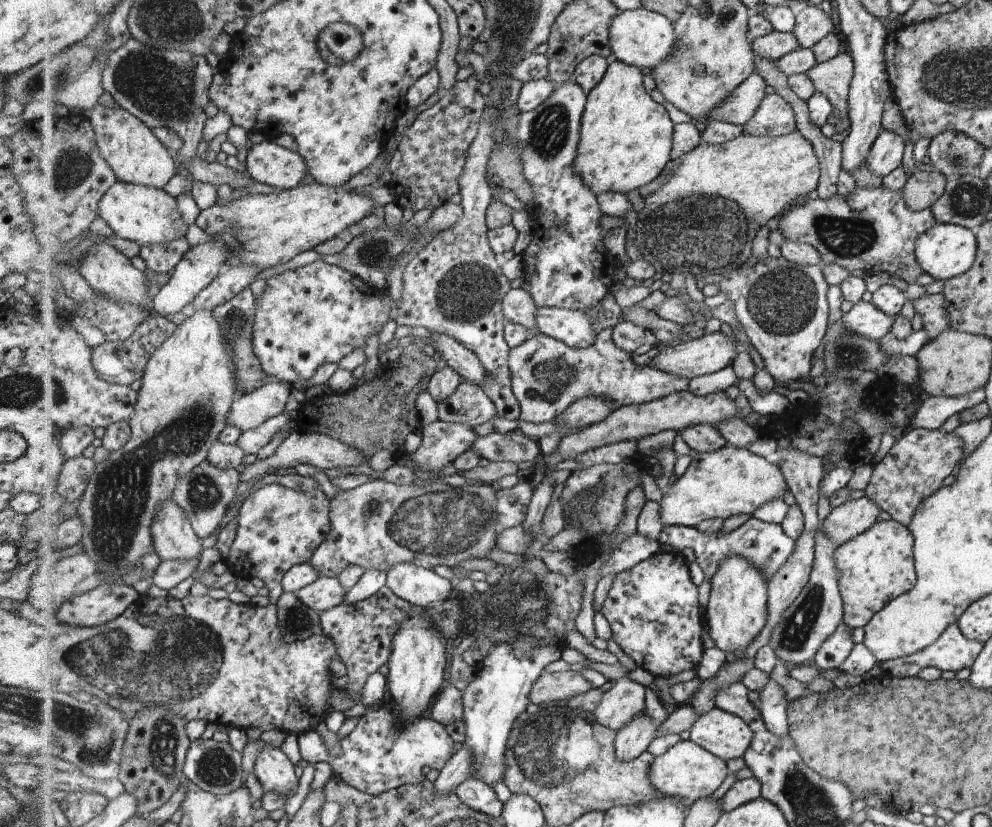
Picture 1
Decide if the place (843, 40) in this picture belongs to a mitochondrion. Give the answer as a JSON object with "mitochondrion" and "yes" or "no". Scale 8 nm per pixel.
{"mitochondrion":"no"}

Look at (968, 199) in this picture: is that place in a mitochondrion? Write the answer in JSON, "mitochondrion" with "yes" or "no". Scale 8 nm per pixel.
{"mitochondrion":"yes"}

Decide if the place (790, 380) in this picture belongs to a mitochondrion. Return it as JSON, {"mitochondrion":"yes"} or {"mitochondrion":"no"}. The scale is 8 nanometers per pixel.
{"mitochondrion":"no"}

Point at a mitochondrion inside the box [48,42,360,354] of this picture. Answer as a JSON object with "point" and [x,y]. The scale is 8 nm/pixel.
{"point":[153,82]}

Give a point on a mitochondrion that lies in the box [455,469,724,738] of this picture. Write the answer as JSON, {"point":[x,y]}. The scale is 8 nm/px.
{"point":[524,604]}

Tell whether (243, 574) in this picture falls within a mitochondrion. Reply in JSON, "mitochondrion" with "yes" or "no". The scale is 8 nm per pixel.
{"mitochondrion":"no"}

